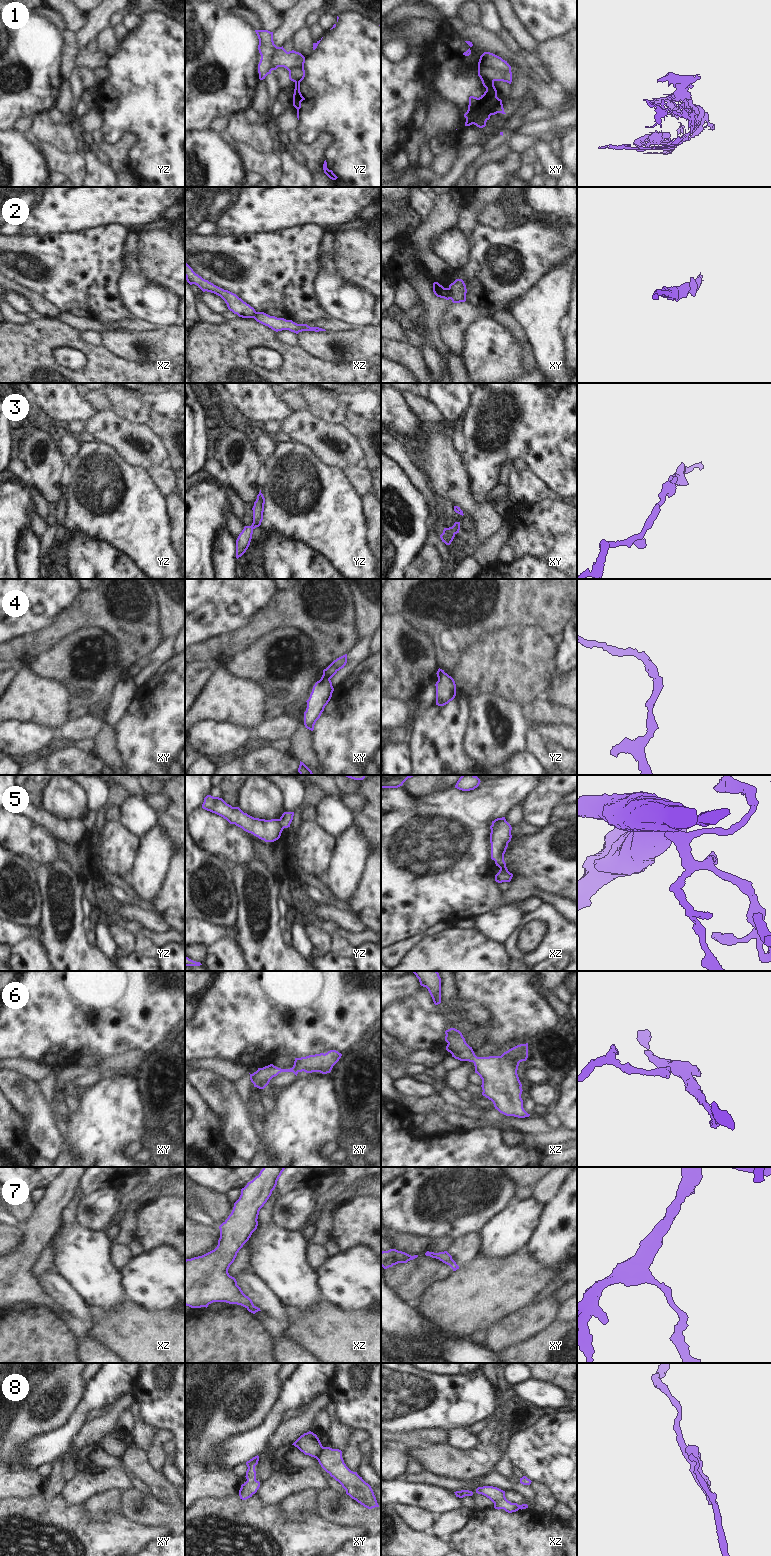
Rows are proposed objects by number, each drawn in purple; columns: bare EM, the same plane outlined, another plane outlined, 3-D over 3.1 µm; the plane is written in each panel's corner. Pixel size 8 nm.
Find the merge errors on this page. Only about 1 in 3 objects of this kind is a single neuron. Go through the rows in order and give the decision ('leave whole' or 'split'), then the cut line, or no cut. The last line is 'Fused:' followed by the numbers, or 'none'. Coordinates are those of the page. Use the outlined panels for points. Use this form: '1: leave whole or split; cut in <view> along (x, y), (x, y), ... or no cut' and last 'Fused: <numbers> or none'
1: split; cut in xy along (479, 75), (485, 75), (493, 81)
2: split; cut in xy along (447, 288), (450, 298)
3: leave whole; no cut
4: split; cut in xy along (323, 672), (329, 679)
5: split; cut in yz along (278, 819), (283, 828)
6: leave whole; no cut
7: leave whole; no cut
8: split; cut in xy along (324, 1447), (316, 1458)
Fused: 1, 2, 4, 5, 8

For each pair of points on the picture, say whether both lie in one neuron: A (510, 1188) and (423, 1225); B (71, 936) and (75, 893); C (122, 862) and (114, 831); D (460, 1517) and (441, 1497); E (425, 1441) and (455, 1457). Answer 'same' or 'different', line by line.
A: same
B: same
C: same
D: different
E: different

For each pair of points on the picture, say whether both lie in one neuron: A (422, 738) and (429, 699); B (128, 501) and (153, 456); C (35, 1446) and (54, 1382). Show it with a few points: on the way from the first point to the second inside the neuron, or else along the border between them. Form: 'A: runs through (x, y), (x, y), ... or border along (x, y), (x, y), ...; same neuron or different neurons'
A: border along (435, 704), (418, 717), (413, 730); different neurons
B: border along (124, 459), (134, 466), (145, 469); different neurons
C: border along (60, 1426), (29, 1439), (19, 1449); different neurons

